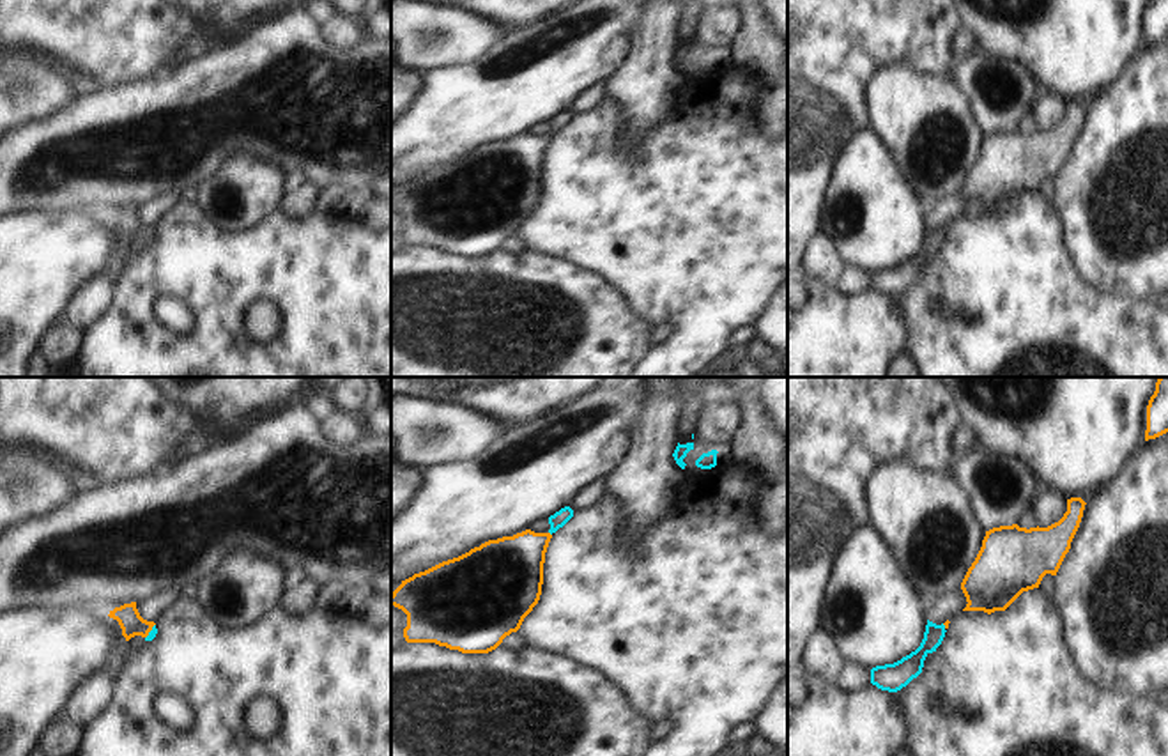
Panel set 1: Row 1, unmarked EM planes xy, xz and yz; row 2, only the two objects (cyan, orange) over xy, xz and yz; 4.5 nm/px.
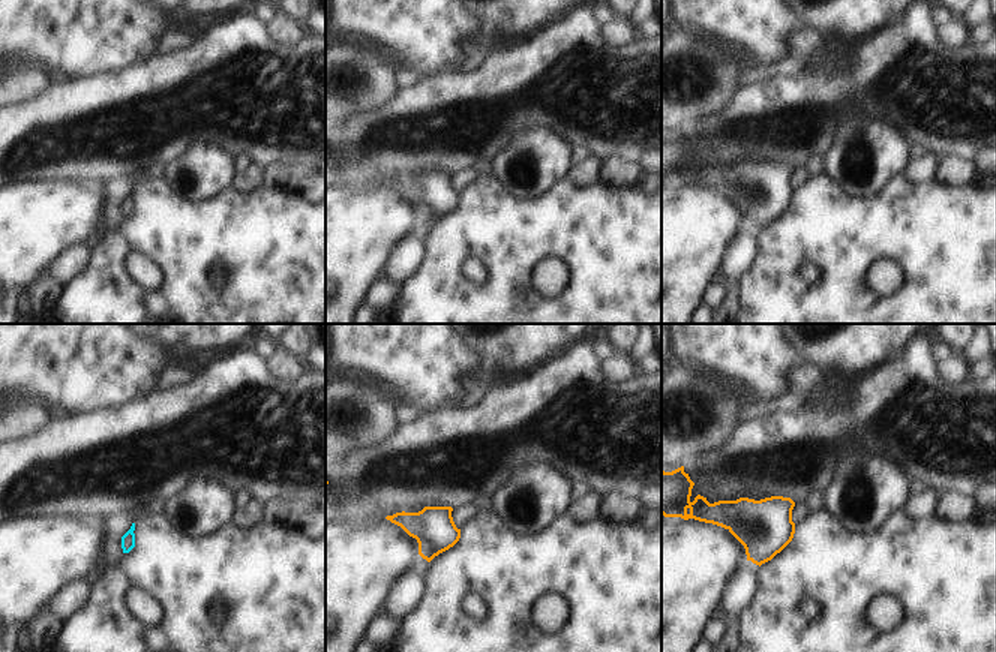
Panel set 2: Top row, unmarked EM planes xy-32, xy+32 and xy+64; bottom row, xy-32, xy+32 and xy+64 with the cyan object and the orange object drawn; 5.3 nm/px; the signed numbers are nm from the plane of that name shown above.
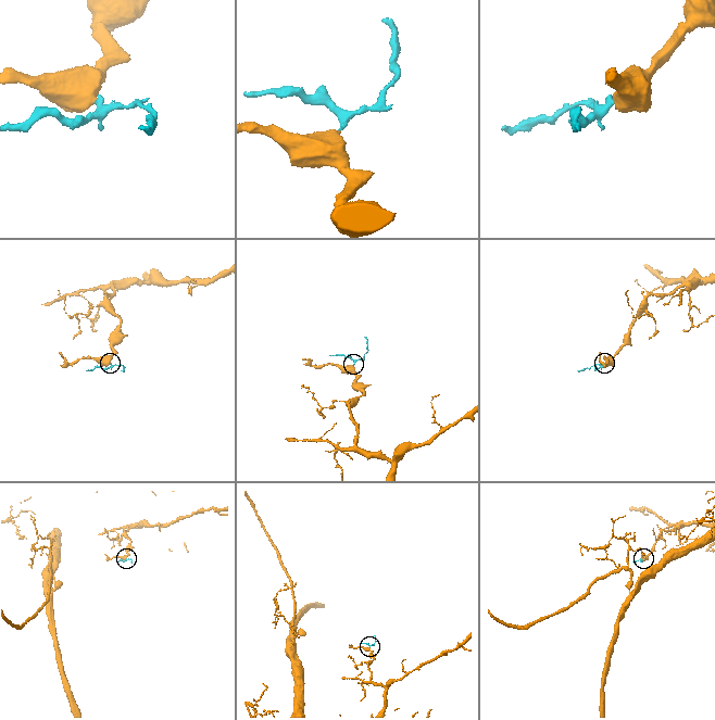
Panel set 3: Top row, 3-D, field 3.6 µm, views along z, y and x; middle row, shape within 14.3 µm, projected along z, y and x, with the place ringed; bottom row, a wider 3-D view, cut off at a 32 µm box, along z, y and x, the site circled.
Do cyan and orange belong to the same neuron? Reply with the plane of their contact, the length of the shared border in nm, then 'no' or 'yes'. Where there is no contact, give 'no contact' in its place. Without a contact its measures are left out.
contact in xy; length 80 nm; yes

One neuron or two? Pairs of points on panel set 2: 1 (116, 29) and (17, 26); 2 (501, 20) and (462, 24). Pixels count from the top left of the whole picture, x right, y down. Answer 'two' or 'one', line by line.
1: one
2: two

